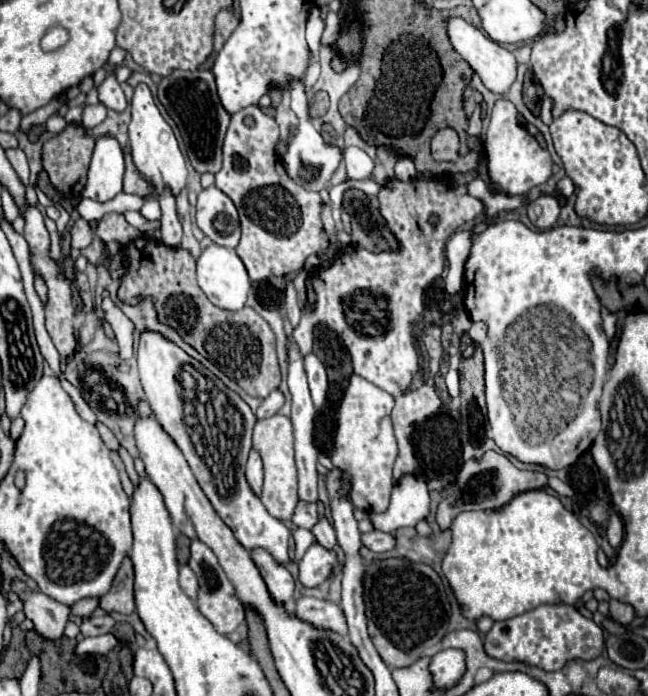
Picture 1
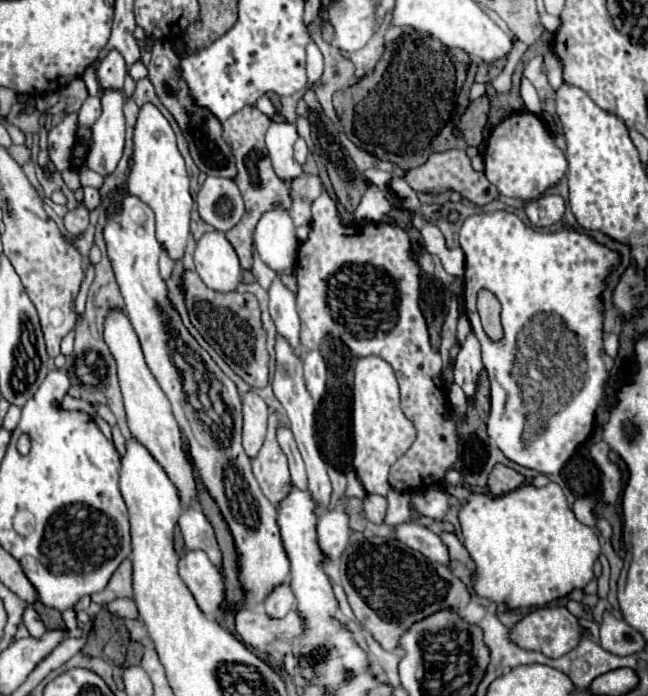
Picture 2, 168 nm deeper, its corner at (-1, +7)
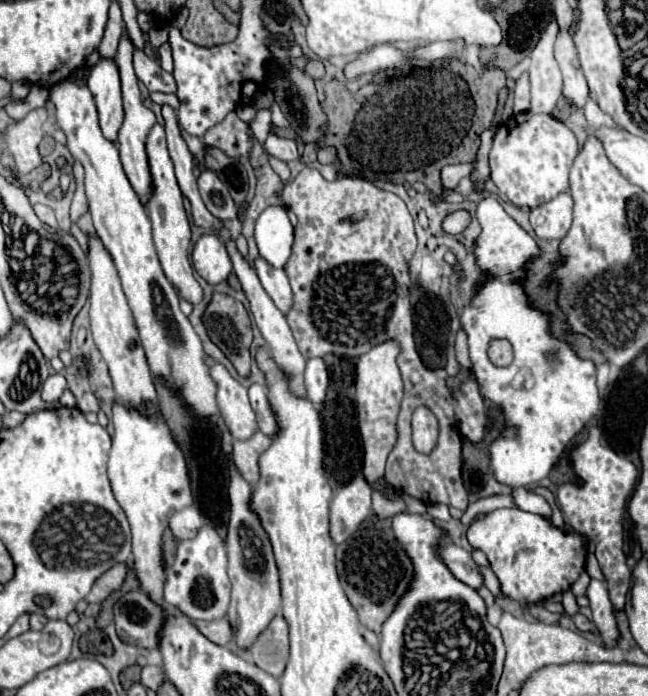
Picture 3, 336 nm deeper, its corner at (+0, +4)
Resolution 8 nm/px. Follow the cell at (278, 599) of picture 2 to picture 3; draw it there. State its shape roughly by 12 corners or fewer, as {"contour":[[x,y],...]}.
{"contour":[[277,615],[251,647],[253,663],[281,677],[289,627]]}

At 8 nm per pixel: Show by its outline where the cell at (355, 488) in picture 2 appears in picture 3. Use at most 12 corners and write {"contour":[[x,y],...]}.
{"contour":[[361,475],[331,501],[331,537],[343,543],[371,515]]}

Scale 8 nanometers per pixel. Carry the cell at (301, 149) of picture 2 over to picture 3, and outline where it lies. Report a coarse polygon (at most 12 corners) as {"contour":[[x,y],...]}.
{"contour":[[269,133],[263,147],[281,161],[299,159],[295,141]]}

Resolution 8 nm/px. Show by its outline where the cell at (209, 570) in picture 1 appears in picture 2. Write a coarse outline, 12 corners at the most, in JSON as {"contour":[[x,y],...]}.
{"contour":[[198,506],[182,512],[178,526],[188,550],[204,550],[222,574],[214,528]]}

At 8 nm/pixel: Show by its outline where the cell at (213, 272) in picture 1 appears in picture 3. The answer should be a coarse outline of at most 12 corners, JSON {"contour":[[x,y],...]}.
{"contour":[[203,233],[191,253],[195,271],[207,283],[231,273],[225,245]]}

